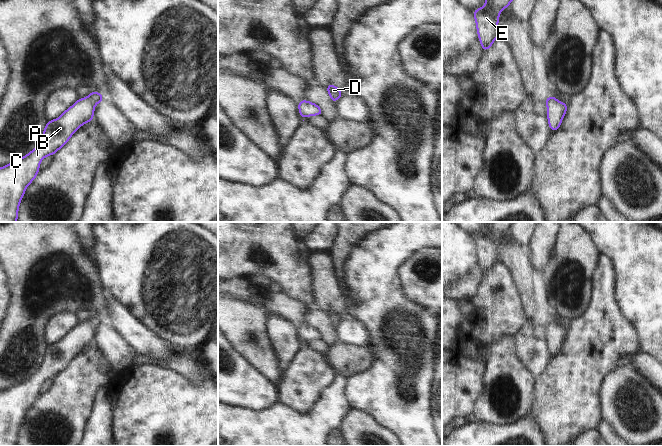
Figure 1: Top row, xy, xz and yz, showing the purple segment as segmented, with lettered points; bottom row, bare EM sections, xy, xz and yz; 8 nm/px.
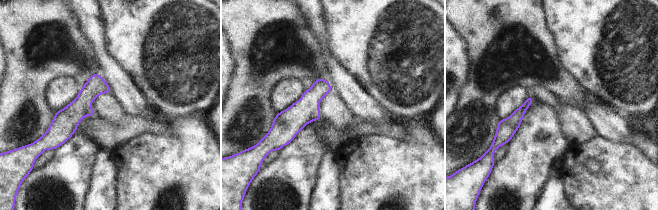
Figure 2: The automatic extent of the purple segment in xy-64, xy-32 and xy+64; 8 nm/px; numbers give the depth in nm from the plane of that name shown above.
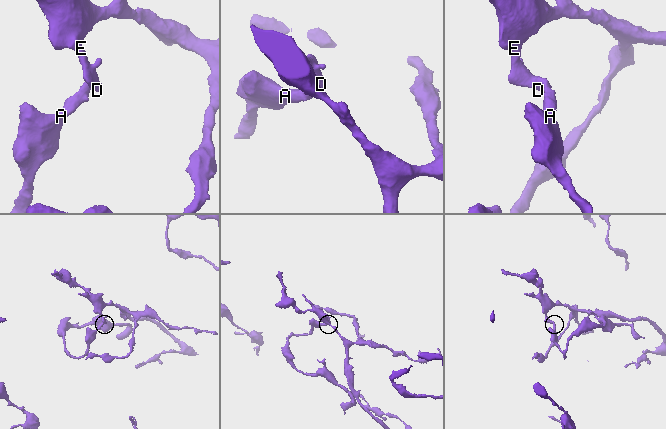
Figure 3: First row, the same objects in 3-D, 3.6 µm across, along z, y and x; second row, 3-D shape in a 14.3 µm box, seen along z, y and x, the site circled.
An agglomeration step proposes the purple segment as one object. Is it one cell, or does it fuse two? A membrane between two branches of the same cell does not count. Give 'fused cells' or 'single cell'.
single cell

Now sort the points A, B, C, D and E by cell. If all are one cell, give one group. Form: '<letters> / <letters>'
A B C D E

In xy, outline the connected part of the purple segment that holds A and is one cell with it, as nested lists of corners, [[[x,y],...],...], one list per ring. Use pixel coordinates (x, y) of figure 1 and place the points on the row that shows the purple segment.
[[[90,92],[89,96],[78,99],[59,118],[48,121],[44,128],[44,134],[35,147],[26,156],[0,168],[0,222],[16,222],[18,217],[18,207],[25,193],[26,187],[35,179],[39,173],[39,164],[48,155],[54,155],[73,133],[83,124],[93,120],[95,105],[103,101],[104,97],[98,92]]]

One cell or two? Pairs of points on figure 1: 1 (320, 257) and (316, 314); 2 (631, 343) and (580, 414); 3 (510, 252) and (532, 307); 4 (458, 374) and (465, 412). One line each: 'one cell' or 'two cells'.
1: two cells
2: one cell
3: one cell
4: one cell

